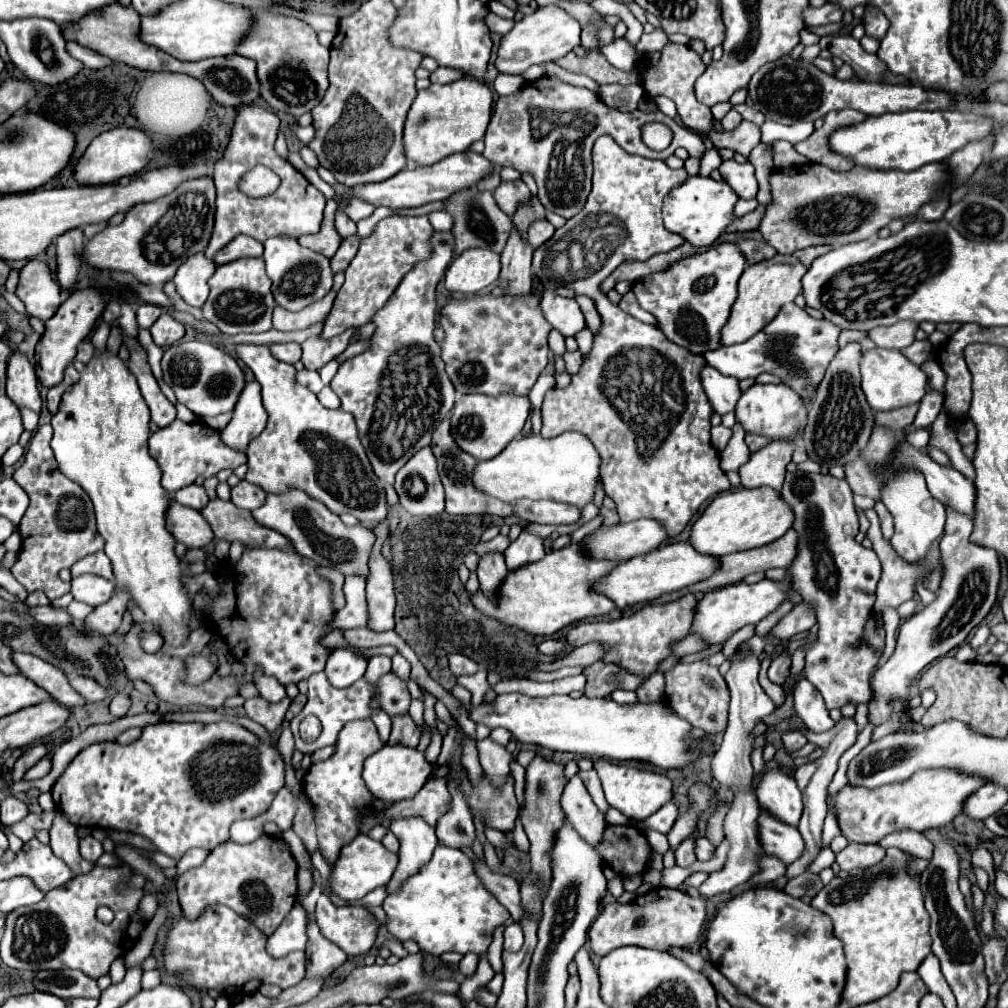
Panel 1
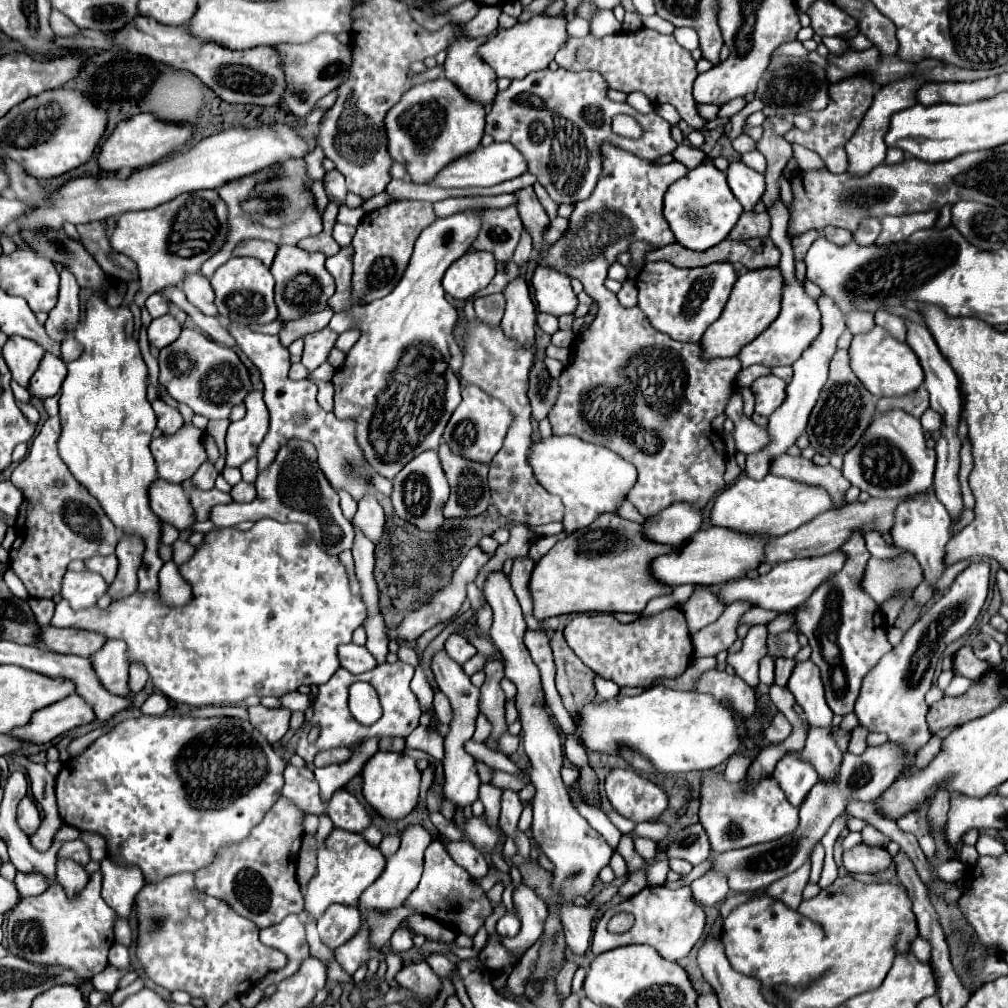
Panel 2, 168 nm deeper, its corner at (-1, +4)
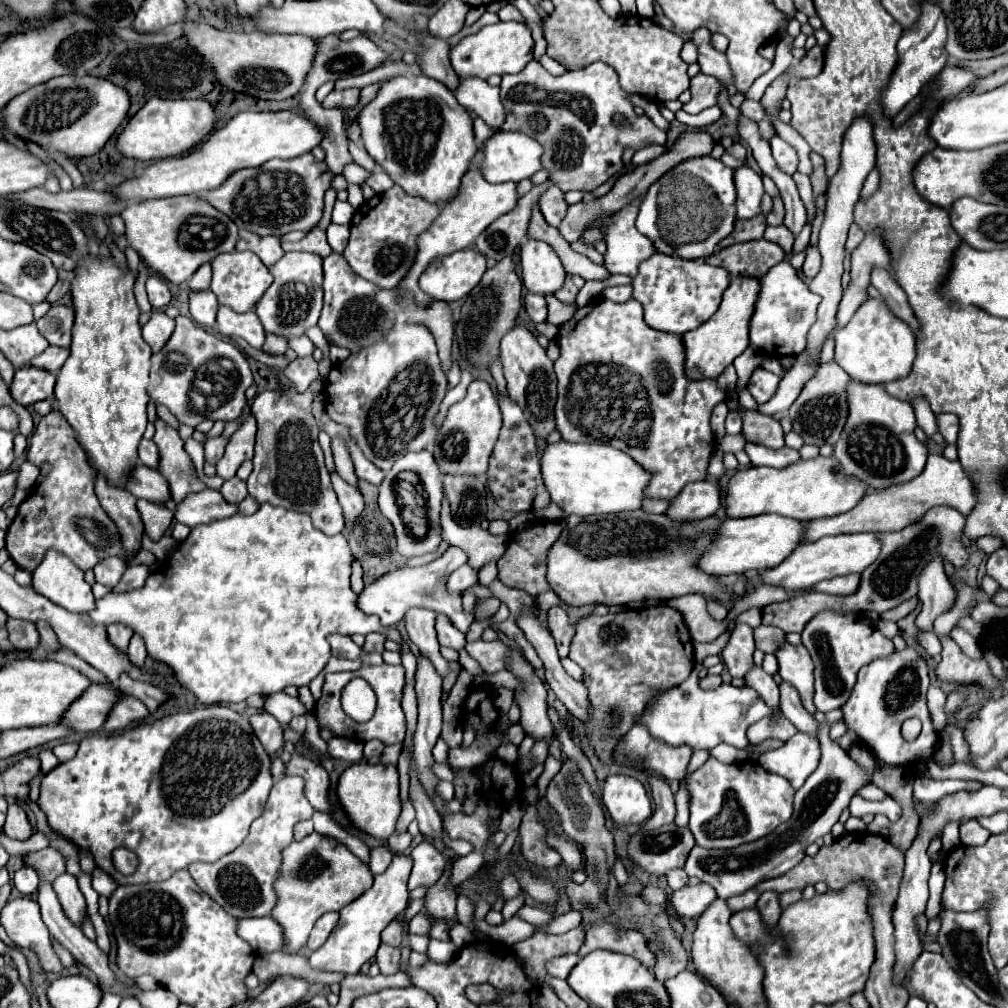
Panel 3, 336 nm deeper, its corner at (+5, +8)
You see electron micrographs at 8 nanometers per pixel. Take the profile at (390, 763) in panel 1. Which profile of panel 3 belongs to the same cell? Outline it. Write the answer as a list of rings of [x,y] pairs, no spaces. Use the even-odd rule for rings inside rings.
[[[366,761],[350,765],[338,781],[338,799],[348,813],[354,827],[374,835],[376,839],[388,839],[396,827],[396,821],[402,811],[400,801],[400,775],[396,765],[376,763],[370,765]]]

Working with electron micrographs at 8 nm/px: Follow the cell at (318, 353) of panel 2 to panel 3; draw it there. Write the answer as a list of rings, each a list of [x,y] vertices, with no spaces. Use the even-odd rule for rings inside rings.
[[[312,355],[308,357],[296,357],[286,369],[284,375],[288,375],[288,379],[296,385],[296,389],[300,393],[304,393],[308,389],[308,385],[318,379],[318,363]]]

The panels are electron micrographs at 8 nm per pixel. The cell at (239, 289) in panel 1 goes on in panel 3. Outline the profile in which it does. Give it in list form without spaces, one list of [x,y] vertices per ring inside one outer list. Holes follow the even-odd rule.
[[[232,251],[222,253],[212,261],[212,283],[210,289],[218,297],[220,305],[226,305],[234,309],[236,313],[246,313],[256,307],[256,301],[266,293],[266,289],[272,285],[272,275],[268,267],[260,261],[258,255],[252,251]]]

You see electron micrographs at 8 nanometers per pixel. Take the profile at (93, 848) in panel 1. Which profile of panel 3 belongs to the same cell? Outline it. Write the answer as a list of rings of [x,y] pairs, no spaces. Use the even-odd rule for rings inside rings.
[[[52,847],[36,851],[36,853],[28,853],[26,855],[26,863],[32,865],[48,881],[54,881],[58,875],[62,875],[66,871],[64,855],[56,853],[56,849],[52,849]]]

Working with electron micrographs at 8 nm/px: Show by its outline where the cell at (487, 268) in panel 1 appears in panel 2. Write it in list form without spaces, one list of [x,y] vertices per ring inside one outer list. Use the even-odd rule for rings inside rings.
[[[468,251],[458,261],[454,261],[444,279],[444,291],[458,301],[472,299],[480,289],[484,289],[496,275],[496,261],[486,251]]]

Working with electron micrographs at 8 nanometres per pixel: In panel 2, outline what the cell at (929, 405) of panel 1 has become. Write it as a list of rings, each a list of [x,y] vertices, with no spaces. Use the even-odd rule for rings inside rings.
[[[928,409],[922,417],[920,417],[920,421],[922,421],[922,427],[924,427],[924,431],[928,431],[928,433],[934,433],[934,431],[938,431],[938,429],[942,429],[942,415],[940,413],[936,413],[934,409]]]

